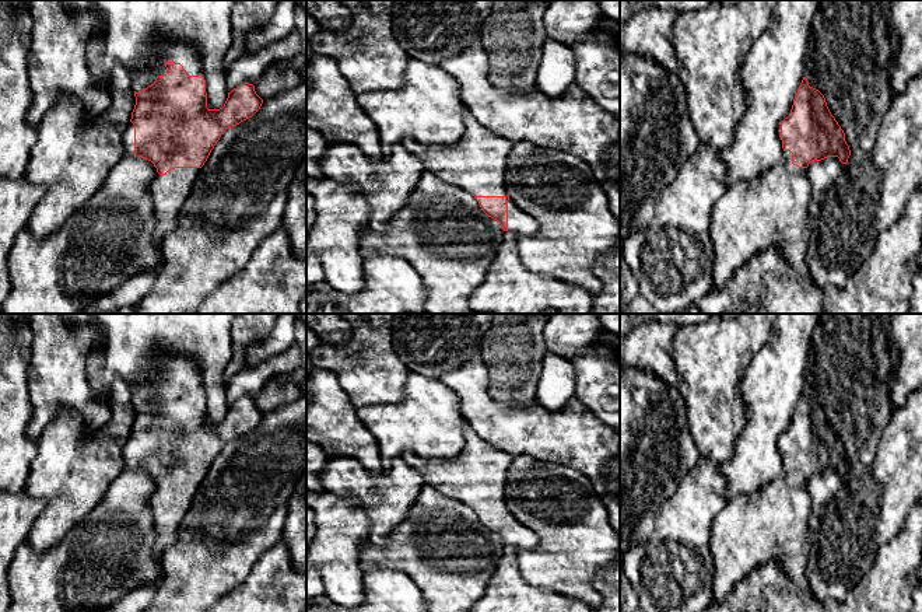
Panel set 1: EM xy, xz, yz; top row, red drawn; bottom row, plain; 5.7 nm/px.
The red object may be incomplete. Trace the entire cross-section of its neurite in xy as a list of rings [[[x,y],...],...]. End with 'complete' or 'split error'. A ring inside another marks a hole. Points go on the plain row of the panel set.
[[[161,357],[132,391],[136,419],[122,450],[123,468],[146,472],[157,482],[148,506],[157,539],[155,550],[161,552],[175,542],[194,494],[221,448],[252,431],[263,413],[256,408],[253,398],[243,396],[228,406],[222,422],[208,423],[199,368],[183,357]]]; split error

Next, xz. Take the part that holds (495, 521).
[[[466,424],[466,445],[459,457],[420,458],[404,452],[402,459],[420,472],[435,490],[470,506],[481,524],[497,534],[504,545],[533,550],[537,535],[519,522],[508,510],[505,486],[513,455],[481,438]]]; split error

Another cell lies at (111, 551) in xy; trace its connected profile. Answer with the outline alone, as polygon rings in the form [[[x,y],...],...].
[[[123,469],[109,485],[102,500],[57,545],[35,552],[25,539],[18,545],[7,571],[11,605],[7,612],[99,612],[125,594],[164,577],[161,552],[155,550],[155,532],[148,500],[157,489],[154,478],[137,469]]]

